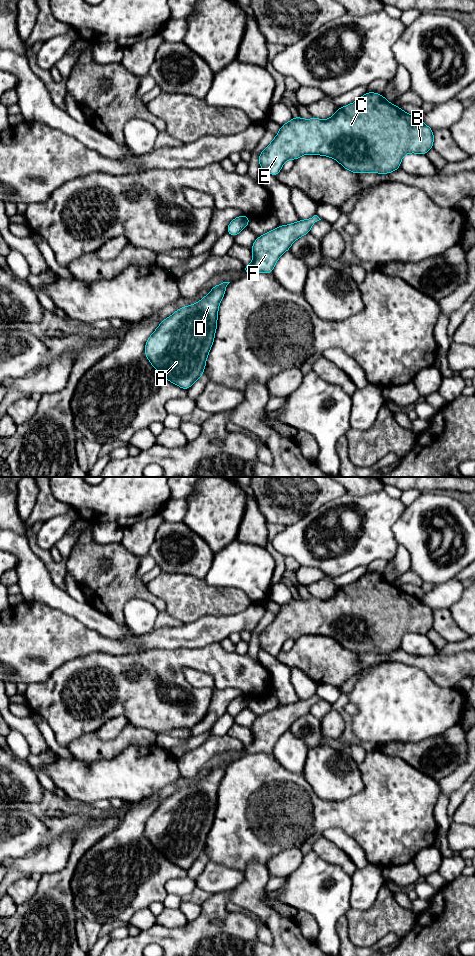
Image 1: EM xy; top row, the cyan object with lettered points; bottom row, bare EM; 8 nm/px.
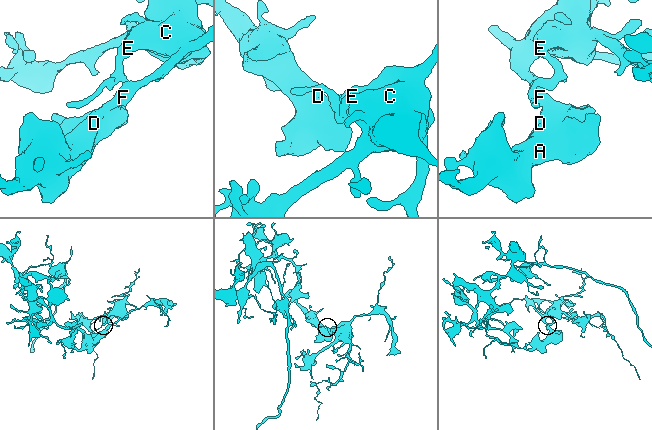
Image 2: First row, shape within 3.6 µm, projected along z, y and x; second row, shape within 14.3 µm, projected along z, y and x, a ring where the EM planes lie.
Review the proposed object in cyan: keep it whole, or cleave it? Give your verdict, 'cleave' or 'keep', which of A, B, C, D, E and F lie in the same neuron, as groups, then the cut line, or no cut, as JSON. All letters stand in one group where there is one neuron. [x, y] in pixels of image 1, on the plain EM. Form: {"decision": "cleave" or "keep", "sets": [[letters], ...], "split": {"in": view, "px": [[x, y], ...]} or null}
{"decision": "keep", "sets": [["A", "B", "C", "D", "E", "F"]], "split": null}

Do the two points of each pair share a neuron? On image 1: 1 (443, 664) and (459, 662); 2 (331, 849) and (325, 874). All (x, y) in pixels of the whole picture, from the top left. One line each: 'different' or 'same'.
1: same
2: different

